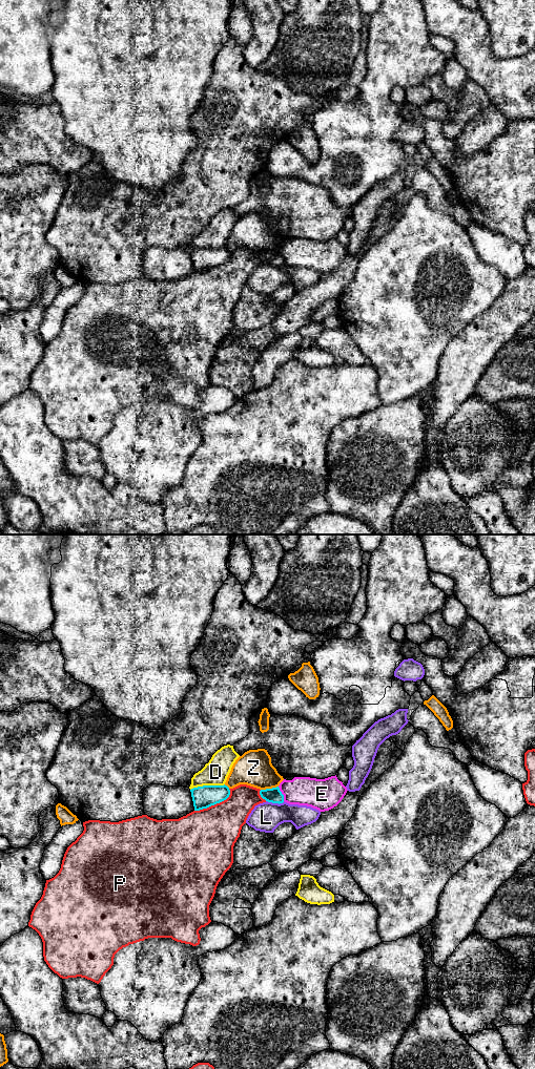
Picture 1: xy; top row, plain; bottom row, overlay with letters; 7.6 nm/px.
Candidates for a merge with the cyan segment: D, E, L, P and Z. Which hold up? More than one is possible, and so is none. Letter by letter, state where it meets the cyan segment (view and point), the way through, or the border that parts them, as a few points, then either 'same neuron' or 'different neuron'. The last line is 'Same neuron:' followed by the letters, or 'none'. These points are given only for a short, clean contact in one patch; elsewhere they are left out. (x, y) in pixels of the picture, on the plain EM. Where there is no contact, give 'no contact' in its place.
D: contact xy (207, 248); different neuron
E: contact xy (282, 256); border xy (278, 249), (284, 263); different neuron
L: contact xy (275, 265); different neuron
P: contact xy (214, 266); different neuron
Z: contact xy (269, 251); different neuron
Same neuron: none

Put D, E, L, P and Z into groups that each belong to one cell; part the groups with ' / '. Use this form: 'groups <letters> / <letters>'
groups D / E / L / P / Z

